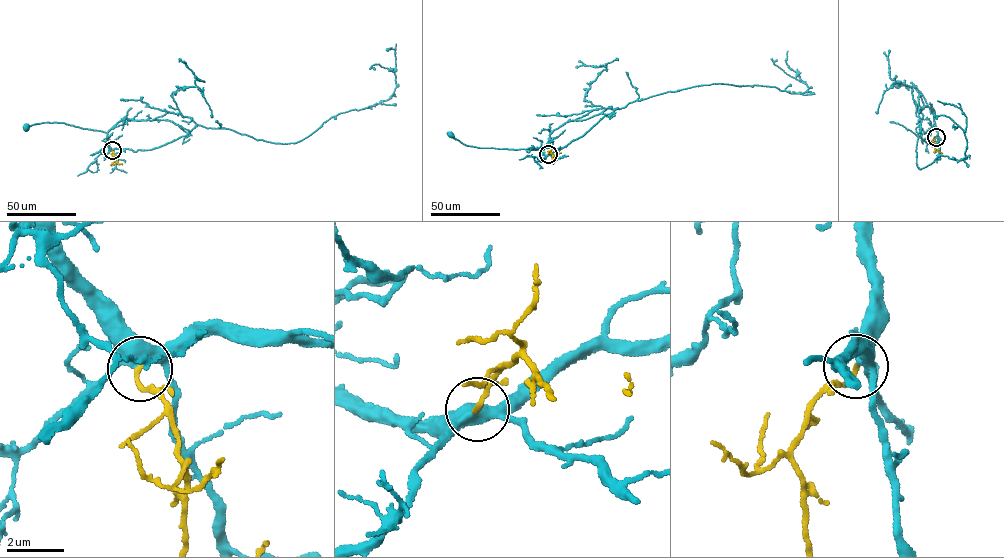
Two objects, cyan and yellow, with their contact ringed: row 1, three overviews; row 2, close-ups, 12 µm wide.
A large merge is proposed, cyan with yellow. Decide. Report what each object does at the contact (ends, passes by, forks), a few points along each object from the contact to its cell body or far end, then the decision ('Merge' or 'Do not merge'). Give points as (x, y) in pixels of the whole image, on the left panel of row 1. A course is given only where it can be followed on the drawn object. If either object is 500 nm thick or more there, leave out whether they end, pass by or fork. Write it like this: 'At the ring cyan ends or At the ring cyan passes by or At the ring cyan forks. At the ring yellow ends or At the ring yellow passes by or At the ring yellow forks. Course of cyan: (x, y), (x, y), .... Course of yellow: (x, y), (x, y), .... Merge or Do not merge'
At the ring cyan forks. At the ring yellow ends. Course of cyan: (111, 150), (106, 132), (62, 123), (26, 126). Course of yellow: (112, 150), (114, 162), (111, 165). Merge

